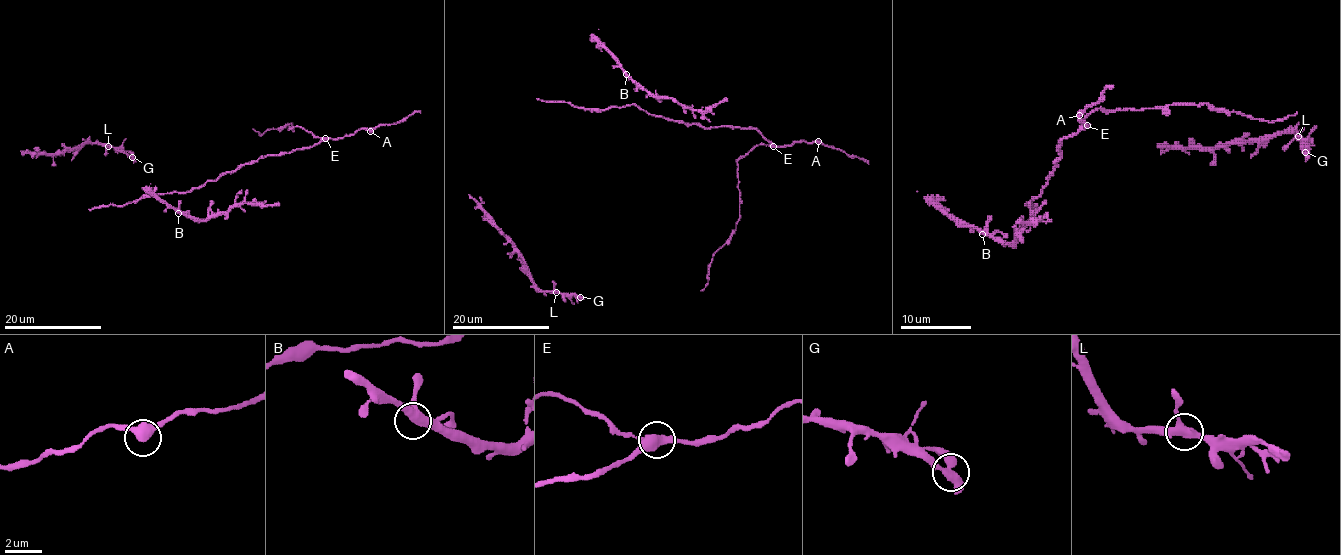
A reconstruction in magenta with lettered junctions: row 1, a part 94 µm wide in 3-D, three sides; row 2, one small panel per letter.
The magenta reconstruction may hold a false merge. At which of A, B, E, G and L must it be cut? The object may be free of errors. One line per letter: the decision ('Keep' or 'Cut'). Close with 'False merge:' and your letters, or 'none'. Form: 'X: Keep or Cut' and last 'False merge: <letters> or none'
A: Keep
B: Keep
E: Cut
G: Keep
L: Keep
False merge: E

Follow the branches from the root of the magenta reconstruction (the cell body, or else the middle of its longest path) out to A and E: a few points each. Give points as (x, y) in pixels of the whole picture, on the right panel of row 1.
A: (1187, 105), (1139, 110), (1095, 108), (1085, 117), (1086, 126), (1079, 119), (1081, 112), (1079, 115)
E: (1187, 105), (1139, 110), (1095, 108), (1085, 117), (1086, 126)

